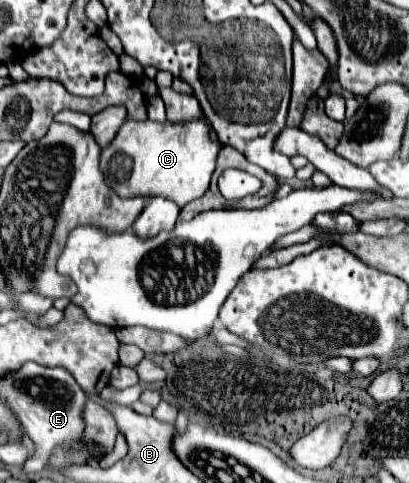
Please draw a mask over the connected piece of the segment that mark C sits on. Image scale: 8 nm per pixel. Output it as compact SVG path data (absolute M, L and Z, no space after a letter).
M202 118L178 124L168 120L126 120L122 130L118 130L118 138L114 138L114 144L102 150L100 166L106 182L118 196L166 196L182 208L208 190L218 152L220 142L210 138L210 126Z

